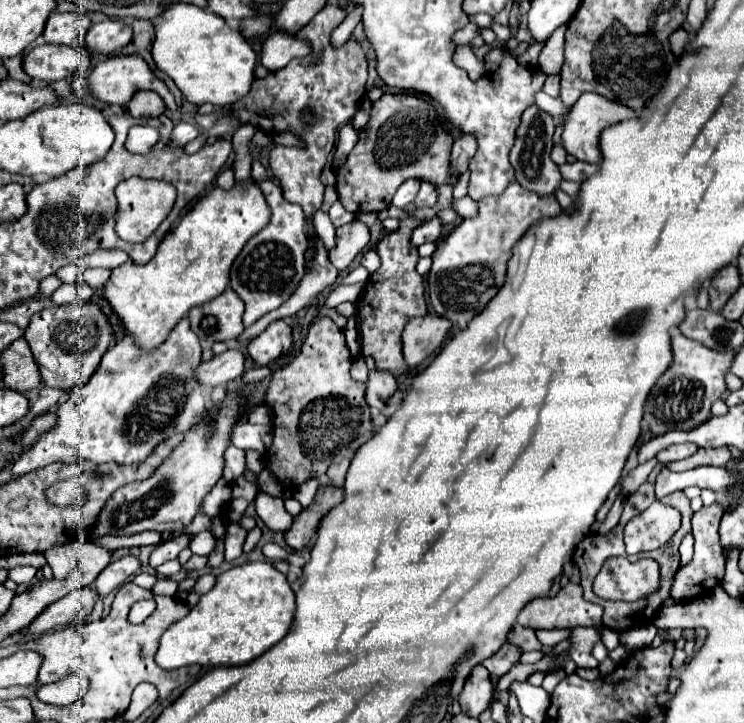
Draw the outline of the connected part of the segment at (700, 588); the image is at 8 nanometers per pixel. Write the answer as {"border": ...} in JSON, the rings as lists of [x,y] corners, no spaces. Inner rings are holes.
{"border":[[[713,502],[711,506],[703,506],[699,512],[693,514],[693,532],[691,534],[695,538],[695,554],[693,554],[693,560],[687,566],[679,568],[679,572],[675,574],[671,596],[677,602],[691,600],[691,598],[697,598],[697,596],[705,596],[715,586],[721,584],[723,574],[725,574],[725,560],[723,560],[725,556],[723,556],[723,550],[721,550],[721,544],[719,544],[719,534],[717,534],[721,516],[723,516],[723,504],[719,504],[719,502]]]}

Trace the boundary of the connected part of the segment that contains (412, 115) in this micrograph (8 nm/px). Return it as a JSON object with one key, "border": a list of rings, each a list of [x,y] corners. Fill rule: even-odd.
{"border":[[[385,92],[375,104],[367,126],[359,134],[357,146],[347,156],[345,166],[337,174],[337,194],[339,202],[349,212],[381,212],[391,206],[395,190],[407,178],[427,180],[431,184],[449,184],[459,182],[457,174],[451,174],[451,144],[453,136],[443,128],[435,108],[407,92]]]}

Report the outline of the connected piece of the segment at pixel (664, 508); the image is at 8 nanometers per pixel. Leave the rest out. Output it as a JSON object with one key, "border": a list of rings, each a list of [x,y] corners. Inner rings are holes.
{"border":[[[655,500],[643,514],[627,522],[623,534],[626,552],[636,554],[663,546],[663,542],[669,540],[673,532],[677,532],[679,524],[681,524],[679,510],[663,504],[661,500]]]}

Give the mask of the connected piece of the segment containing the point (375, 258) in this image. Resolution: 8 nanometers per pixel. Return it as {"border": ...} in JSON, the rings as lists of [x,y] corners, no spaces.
{"border":[[[367,250],[367,252],[365,252],[365,256],[363,256],[363,266],[365,266],[369,272],[375,272],[375,270],[381,266],[377,250]]]}

